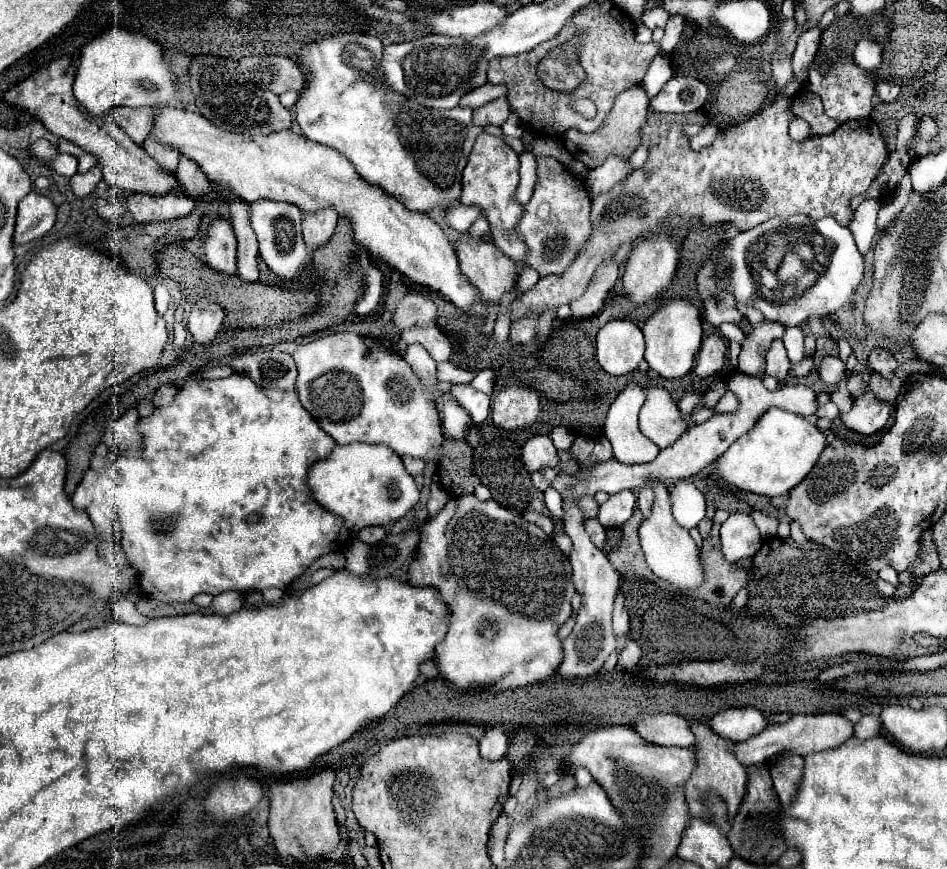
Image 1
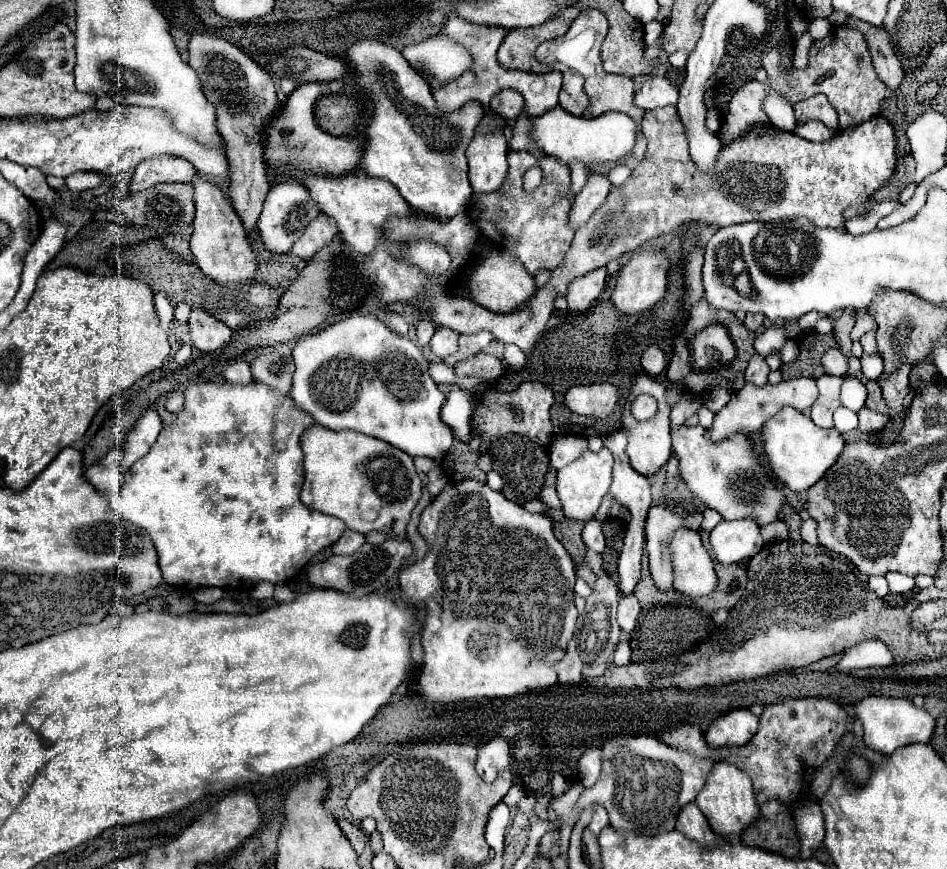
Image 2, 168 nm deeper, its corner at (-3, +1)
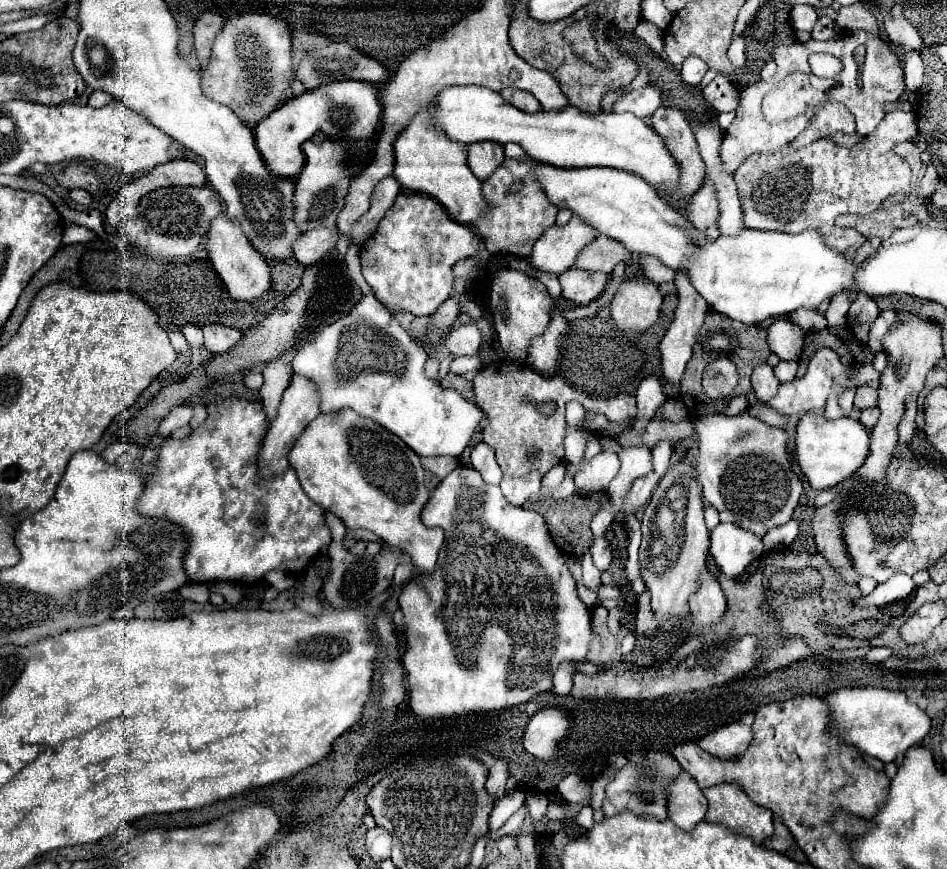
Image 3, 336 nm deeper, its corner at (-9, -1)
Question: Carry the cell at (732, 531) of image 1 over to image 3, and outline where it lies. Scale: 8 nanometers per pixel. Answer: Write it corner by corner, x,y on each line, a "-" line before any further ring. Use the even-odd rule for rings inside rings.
718,523
710,533
710,541
710,555
716,567
732,579
742,575
762,555
762,541
732,523

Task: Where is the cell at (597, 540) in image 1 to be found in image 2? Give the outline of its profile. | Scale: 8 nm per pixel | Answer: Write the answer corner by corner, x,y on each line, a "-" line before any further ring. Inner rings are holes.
590,519
582,531
582,539
586,543
586,547
590,551
596,551
596,553
602,553
606,543
604,543
604,533
602,533
602,521
598,519

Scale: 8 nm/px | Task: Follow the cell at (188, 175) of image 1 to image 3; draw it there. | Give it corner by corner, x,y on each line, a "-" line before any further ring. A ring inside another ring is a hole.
222,213
212,221
210,231
208,231
208,247
206,249
208,249
208,257
214,265
214,269
222,277
232,299
254,301
270,289
268,263
264,261
264,257
260,257
260,253
256,253
256,249
252,249
248,237
244,237
244,231
240,229
240,225
236,225
236,221
232,221
232,219
228,219
228,215

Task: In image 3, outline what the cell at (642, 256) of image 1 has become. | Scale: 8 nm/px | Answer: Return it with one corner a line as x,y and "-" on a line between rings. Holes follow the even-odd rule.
624,279
610,303
610,315
616,329
642,333
658,321
662,293
652,281

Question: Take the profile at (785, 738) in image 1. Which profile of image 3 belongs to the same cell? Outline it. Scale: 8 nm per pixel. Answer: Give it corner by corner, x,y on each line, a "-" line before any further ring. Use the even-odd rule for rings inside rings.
632,753
630,755
630,765
622,767
608,783
606,787
606,799
602,805
602,811
606,817
618,815
622,811
632,811
632,813
644,813
644,815
654,815
658,819
666,819
666,801
664,801
664,789
676,777
682,767
670,753

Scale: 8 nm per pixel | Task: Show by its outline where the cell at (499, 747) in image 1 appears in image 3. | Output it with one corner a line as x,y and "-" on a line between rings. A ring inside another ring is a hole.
496,759
496,763
492,765
490,773
488,773
488,781
486,781
486,791
494,797
500,799
506,795
506,779
508,779
508,763
502,759

